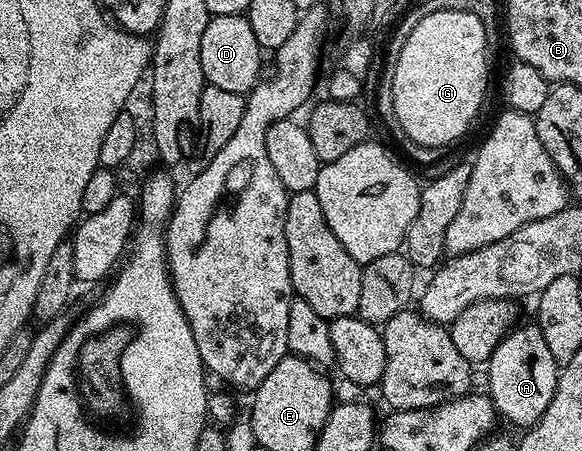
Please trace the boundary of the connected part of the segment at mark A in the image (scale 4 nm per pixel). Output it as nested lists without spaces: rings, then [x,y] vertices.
[[[529,321],[525,327],[520,325],[509,331],[488,358],[486,370],[486,391],[501,420],[509,419],[519,429],[527,429],[540,420],[542,413],[546,413],[546,405],[550,405],[556,392],[558,364],[546,346],[546,337],[542,337],[535,322]]]

